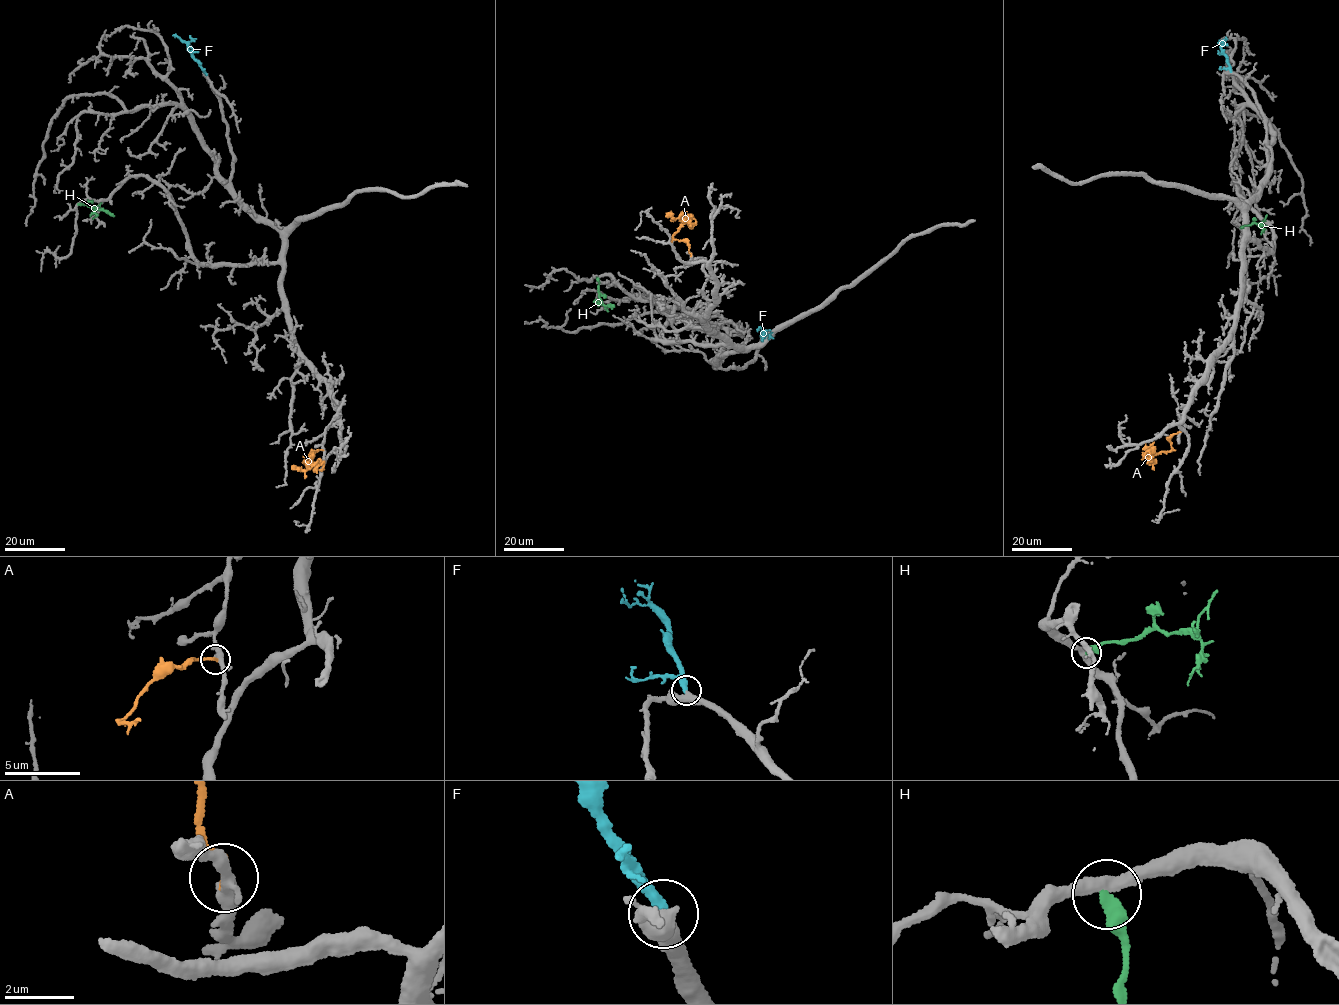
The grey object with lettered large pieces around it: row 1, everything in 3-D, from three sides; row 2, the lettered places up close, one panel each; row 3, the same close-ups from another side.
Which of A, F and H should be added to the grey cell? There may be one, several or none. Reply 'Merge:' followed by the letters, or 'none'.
Merge: F

